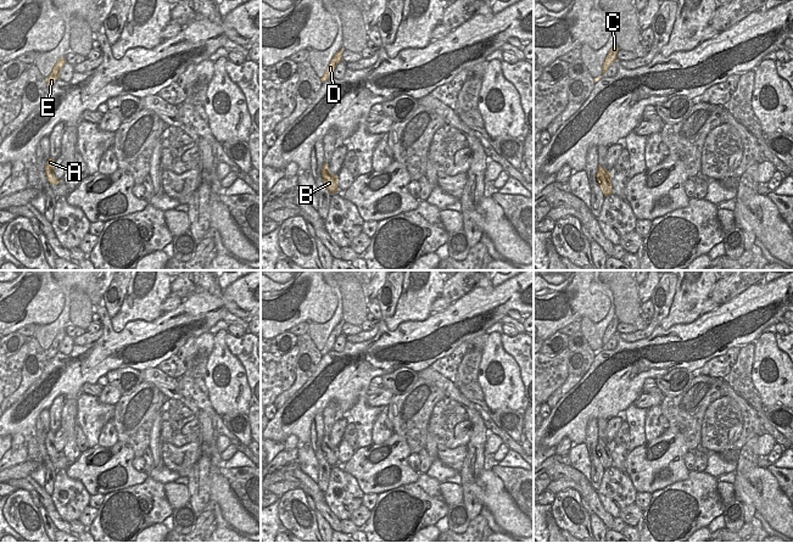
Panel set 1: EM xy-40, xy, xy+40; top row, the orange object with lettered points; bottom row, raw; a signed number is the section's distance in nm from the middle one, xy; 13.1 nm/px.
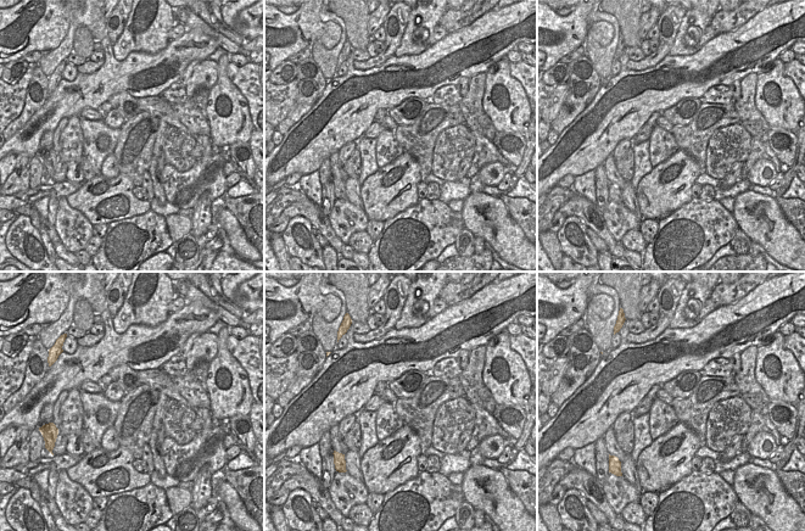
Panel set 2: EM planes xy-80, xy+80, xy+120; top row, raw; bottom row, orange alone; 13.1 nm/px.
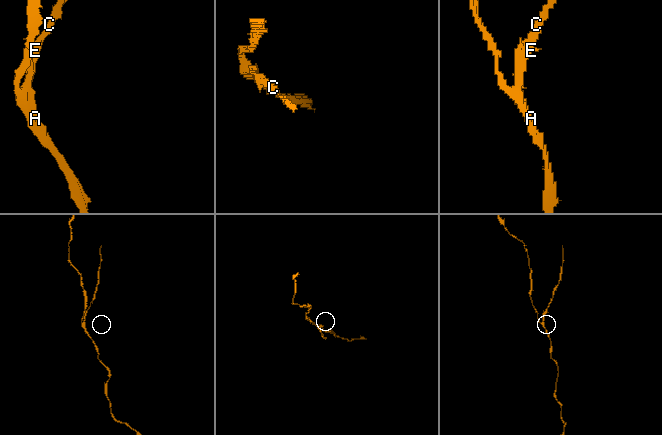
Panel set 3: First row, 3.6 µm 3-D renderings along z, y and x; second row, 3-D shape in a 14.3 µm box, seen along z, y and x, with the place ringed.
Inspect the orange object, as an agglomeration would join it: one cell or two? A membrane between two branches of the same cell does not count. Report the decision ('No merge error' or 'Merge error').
Merge error

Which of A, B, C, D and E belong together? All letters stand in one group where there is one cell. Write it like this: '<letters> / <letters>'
A B / C D E

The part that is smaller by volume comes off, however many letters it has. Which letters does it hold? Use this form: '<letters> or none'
C, D, E

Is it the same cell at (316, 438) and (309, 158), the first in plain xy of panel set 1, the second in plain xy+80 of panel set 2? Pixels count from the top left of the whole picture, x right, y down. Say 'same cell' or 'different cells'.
different cells

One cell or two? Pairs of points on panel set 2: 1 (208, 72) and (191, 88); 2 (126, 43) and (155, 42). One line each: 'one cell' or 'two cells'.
1: one cell
2: one cell

